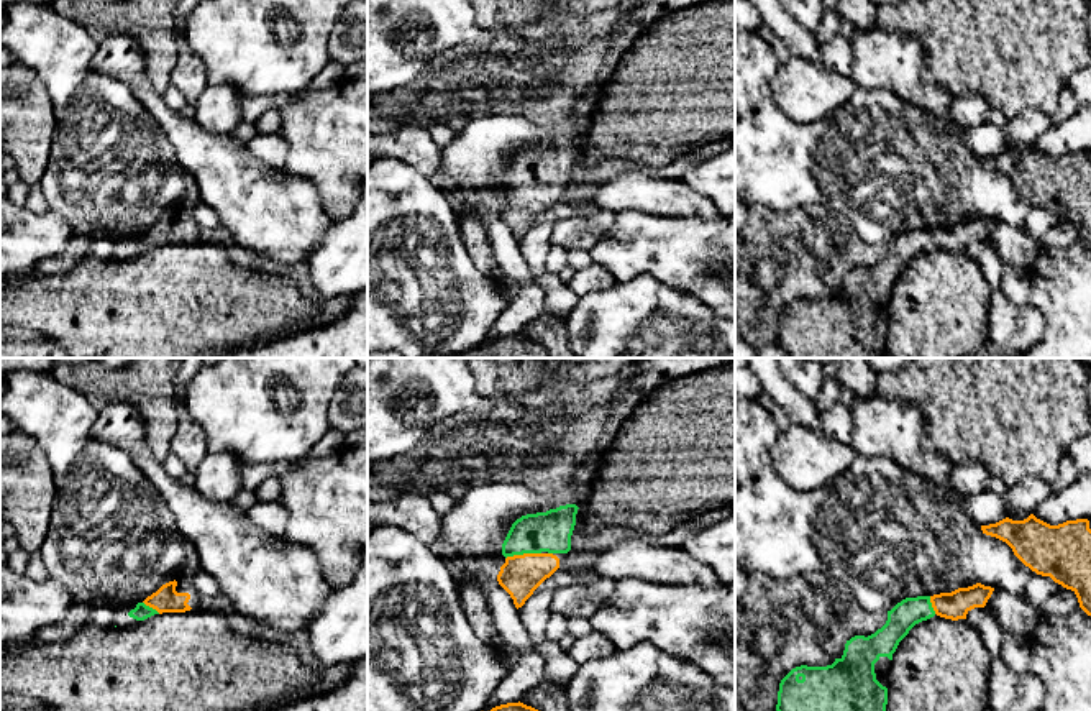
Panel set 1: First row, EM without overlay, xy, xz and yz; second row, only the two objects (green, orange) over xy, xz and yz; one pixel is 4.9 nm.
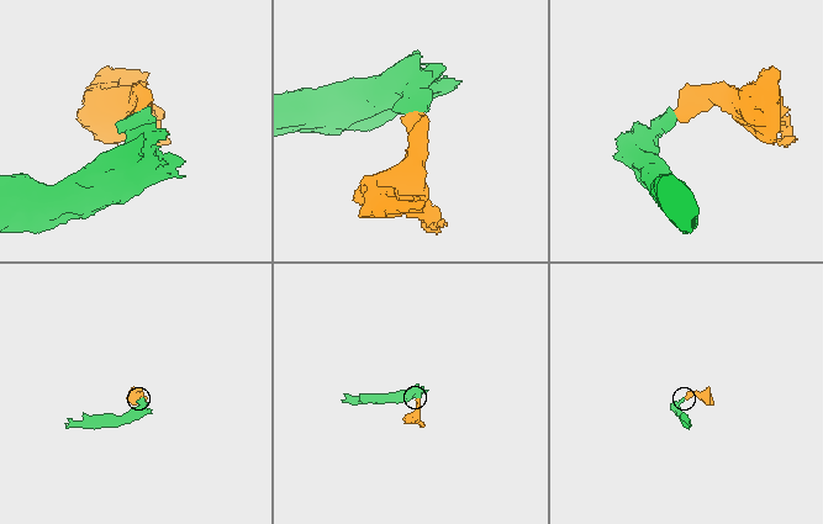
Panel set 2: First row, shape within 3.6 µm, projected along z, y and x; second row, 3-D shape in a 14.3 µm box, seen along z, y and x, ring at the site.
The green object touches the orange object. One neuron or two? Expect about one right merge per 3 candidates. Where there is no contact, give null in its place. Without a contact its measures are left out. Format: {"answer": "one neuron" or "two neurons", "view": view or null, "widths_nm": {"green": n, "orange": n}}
{"answer": "one neuron", "view": "xz", "widths_nm": {"green": 200, "orange": 200}}

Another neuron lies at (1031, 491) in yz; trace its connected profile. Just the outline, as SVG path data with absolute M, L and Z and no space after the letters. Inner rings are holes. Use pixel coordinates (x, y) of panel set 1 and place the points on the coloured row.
M1027 476L1002 494L1006 512L1009 509L1020 509L1034 514L1034 511L1053 493L1052 481Z

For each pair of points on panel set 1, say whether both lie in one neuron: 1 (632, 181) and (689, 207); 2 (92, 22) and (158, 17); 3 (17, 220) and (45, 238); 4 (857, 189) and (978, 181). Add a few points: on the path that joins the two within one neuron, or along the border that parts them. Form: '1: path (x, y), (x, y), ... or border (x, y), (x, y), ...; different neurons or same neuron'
1: path (647, 194), (675, 199); same neuron
2: path (109, 17), (141, 17); same neuron
3: path (23, 227), (31, 235), (38, 235); same neuron
4: path (886, 160), (896, 153), (945, 153), (949, 156); same neuron

